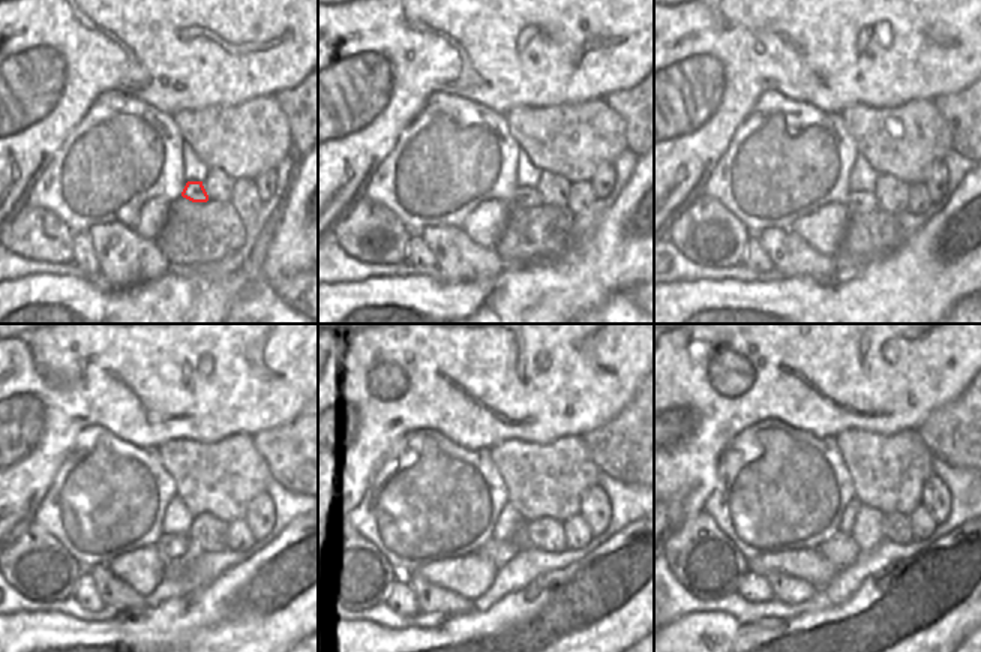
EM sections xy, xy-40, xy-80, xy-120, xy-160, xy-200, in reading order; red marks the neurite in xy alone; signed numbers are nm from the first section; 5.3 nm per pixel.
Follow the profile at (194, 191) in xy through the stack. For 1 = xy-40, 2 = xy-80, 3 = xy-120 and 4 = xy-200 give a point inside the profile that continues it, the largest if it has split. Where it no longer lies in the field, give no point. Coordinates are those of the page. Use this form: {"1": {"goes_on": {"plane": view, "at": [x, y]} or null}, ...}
{"1": {"goes_on": {"plane": "xy-40", "at": [524, 197]}}, "2": {"goes_on": {"plane": "xy-80", "at": [863, 201]}}, "3": {"goes_on": {"plane": "xy-120", "at": [171, 547]}}, "4": {"goes_on": {"plane": "xy-200", "at": [840, 549]}}}

